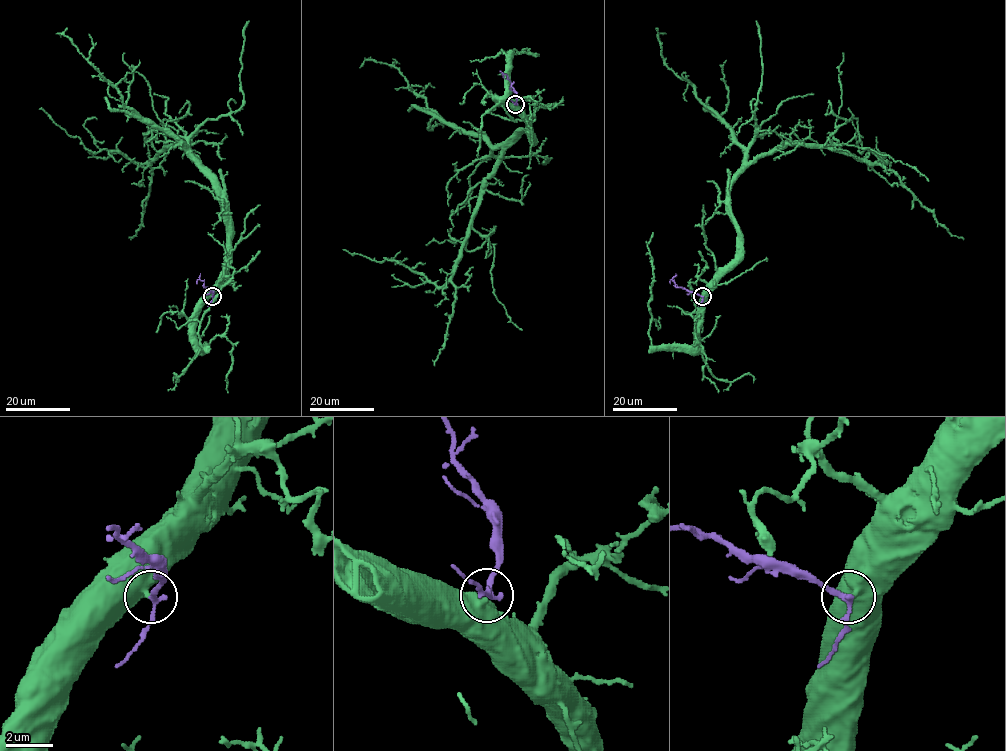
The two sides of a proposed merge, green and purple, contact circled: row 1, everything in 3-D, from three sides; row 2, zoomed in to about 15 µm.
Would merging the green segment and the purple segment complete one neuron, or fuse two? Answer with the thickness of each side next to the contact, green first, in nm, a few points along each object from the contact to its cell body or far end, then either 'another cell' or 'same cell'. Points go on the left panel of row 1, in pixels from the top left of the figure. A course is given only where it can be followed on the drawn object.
440 nm thick on the green side, 220 nm on the other; green runs (212, 296), (228, 251), (219, 183), (181, 145), (133, 162), (89, 150), (39, 109); purple runs (212, 296), (213, 293), (200, 279), (200, 273); same cell

